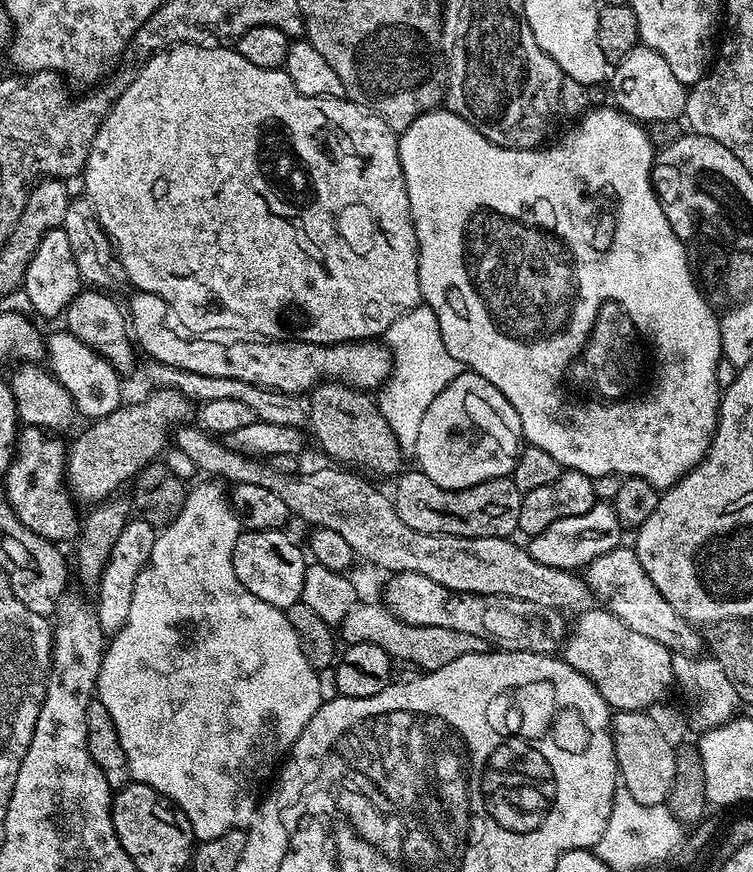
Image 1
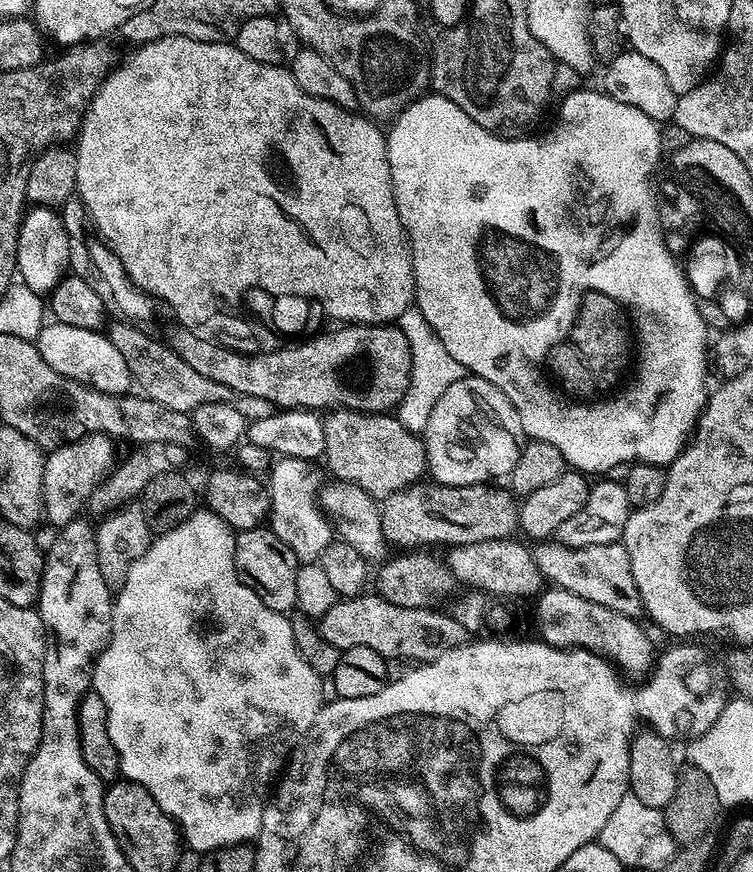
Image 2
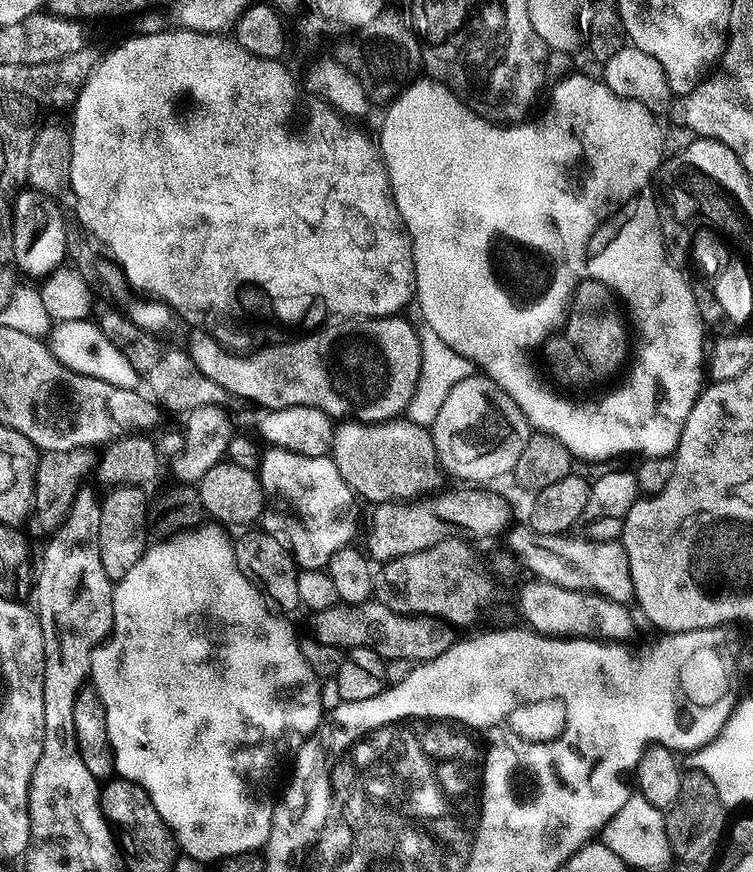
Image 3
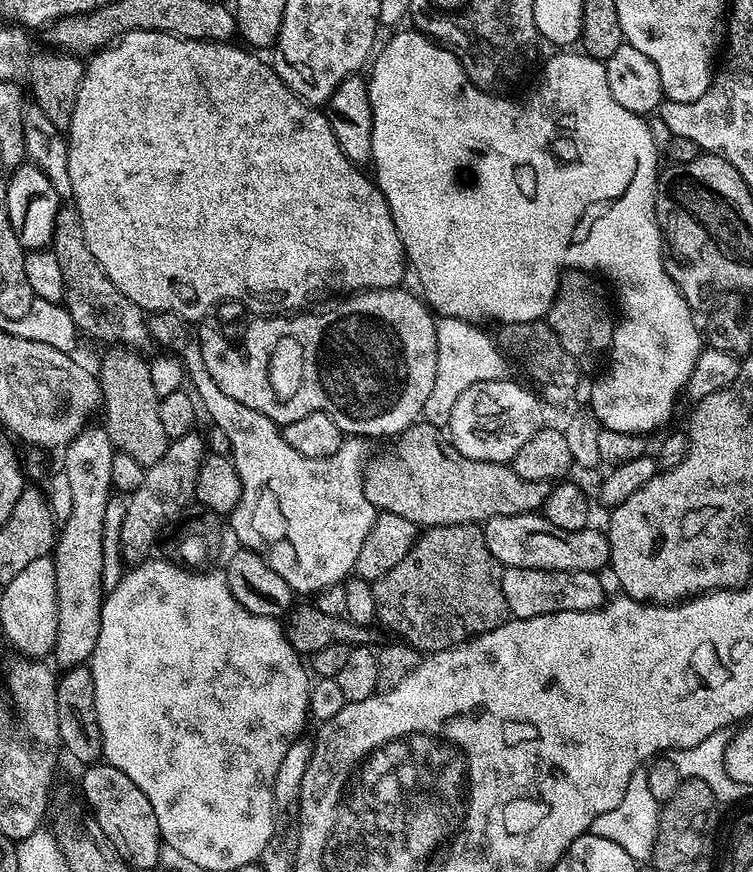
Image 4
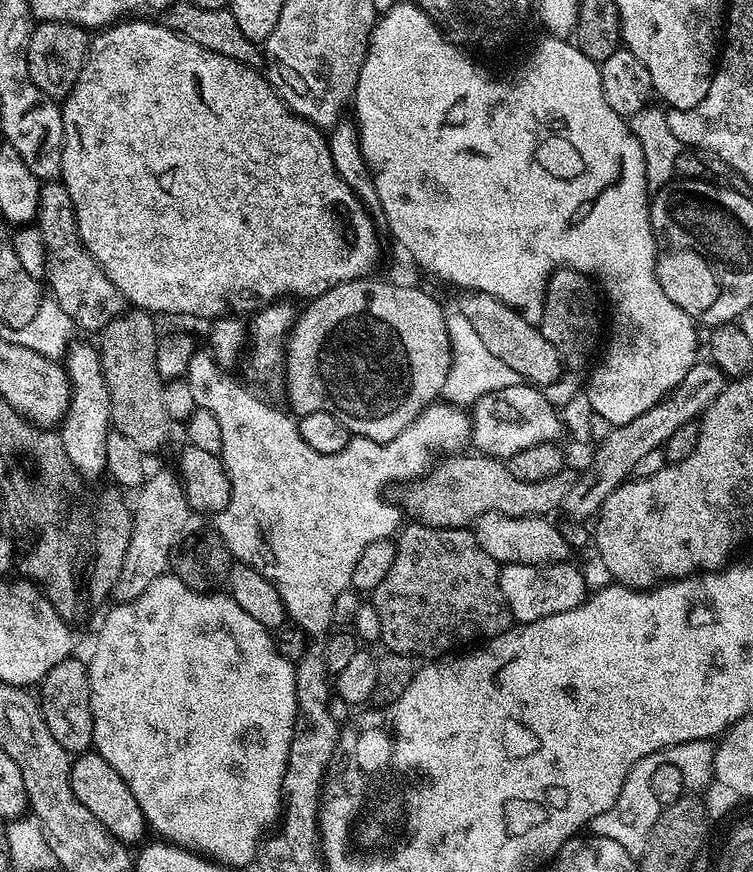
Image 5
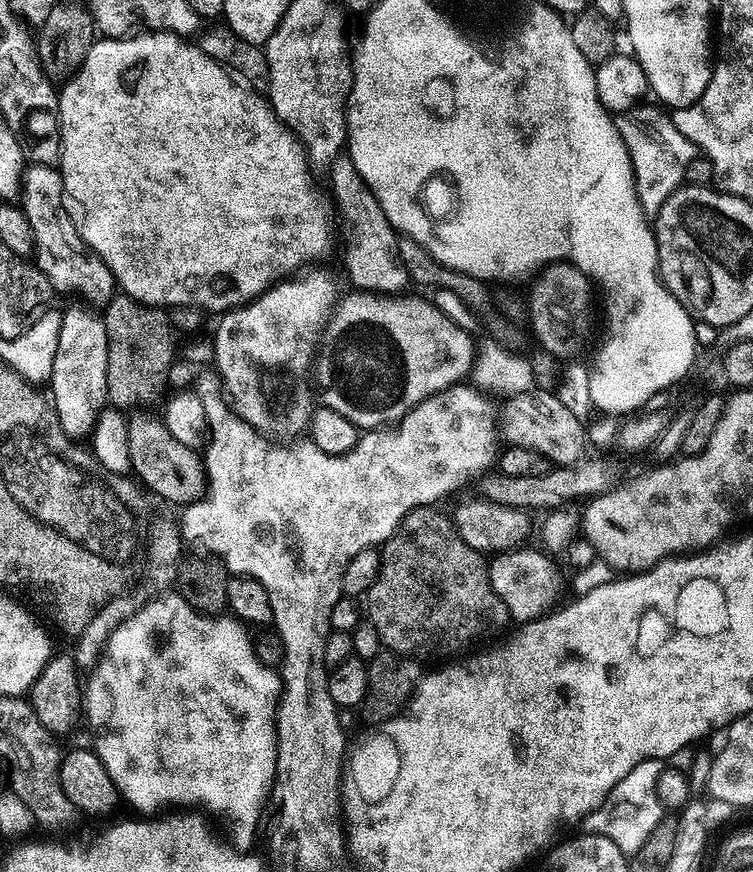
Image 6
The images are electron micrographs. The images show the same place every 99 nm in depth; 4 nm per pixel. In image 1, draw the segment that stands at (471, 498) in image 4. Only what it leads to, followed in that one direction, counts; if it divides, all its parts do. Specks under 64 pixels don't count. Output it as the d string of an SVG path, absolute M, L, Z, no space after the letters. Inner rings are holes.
M321 382L307 397L306 424L309 429L312 427L321 450L332 459L329 461L352 470L373 472L368 473L373 477L392 478L401 471L402 453L388 423L382 418L379 403L368 396L371 395L367 391L351 388L343 382Z

